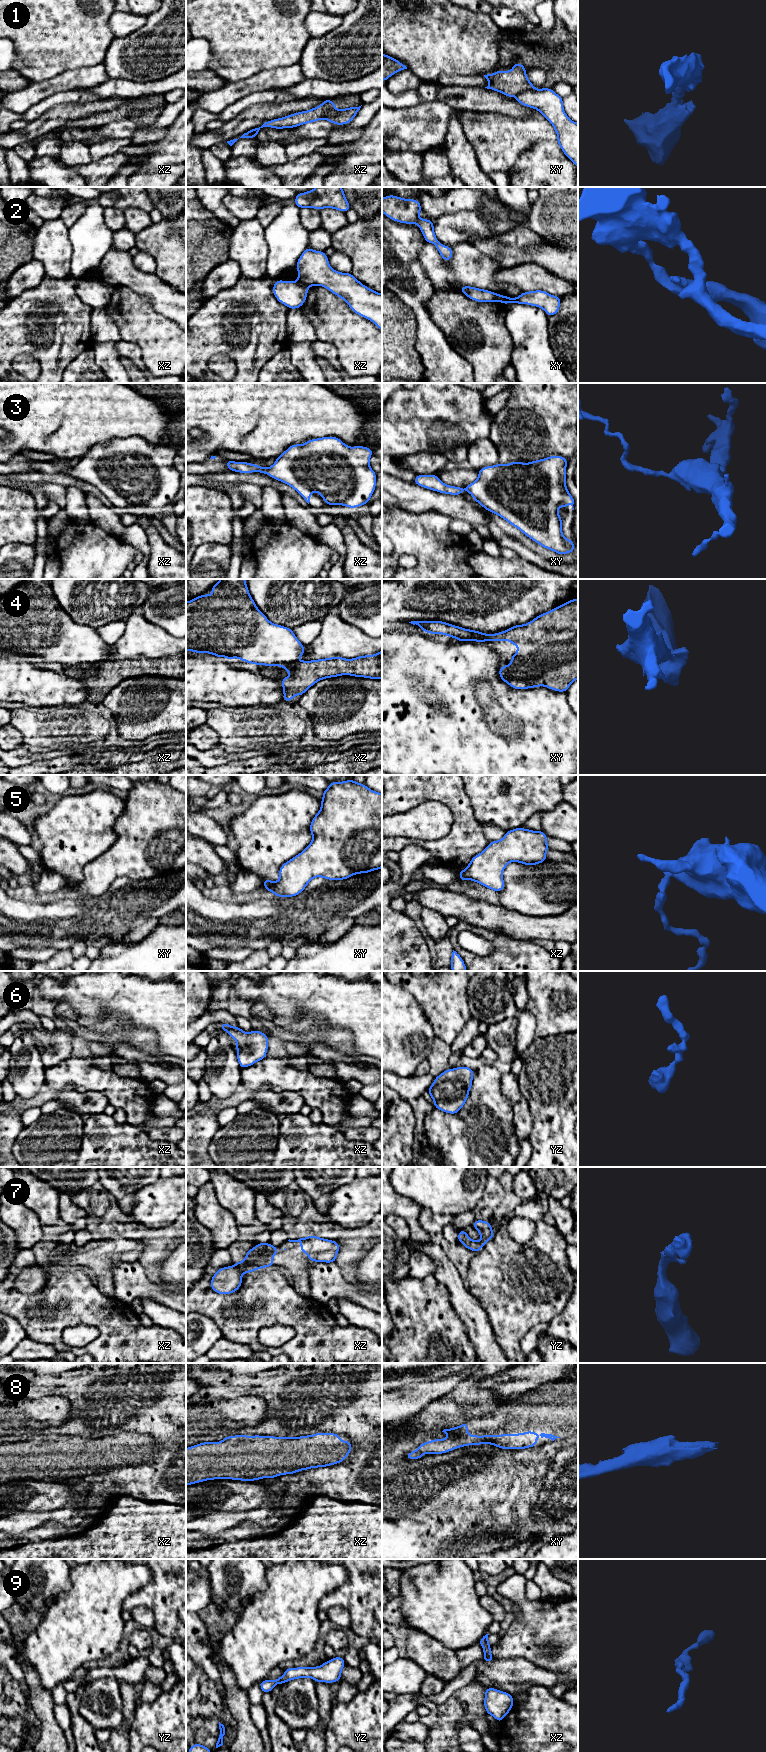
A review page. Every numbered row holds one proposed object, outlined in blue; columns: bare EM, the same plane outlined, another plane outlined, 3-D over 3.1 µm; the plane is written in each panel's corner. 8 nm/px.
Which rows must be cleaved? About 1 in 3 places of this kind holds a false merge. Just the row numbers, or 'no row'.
1, 2, 4, 5

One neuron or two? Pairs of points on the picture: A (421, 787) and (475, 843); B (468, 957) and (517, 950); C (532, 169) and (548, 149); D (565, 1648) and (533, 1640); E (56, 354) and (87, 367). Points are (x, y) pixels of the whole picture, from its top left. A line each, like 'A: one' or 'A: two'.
A: one
B: one
C: one
D: one
E: two

